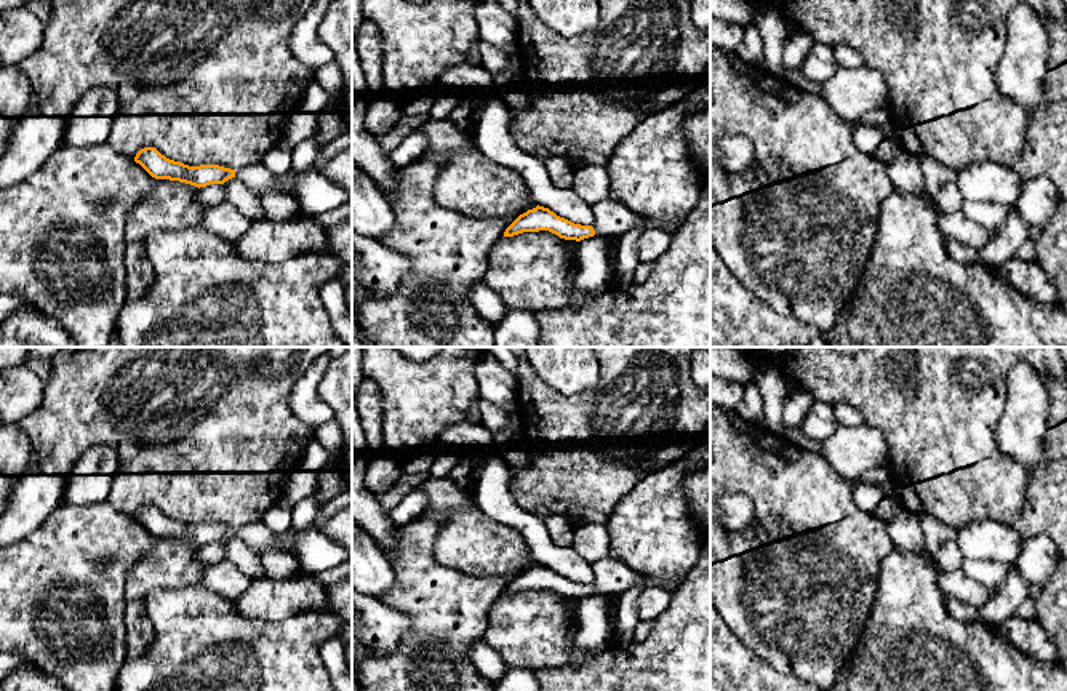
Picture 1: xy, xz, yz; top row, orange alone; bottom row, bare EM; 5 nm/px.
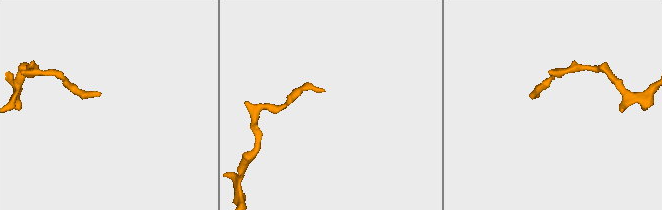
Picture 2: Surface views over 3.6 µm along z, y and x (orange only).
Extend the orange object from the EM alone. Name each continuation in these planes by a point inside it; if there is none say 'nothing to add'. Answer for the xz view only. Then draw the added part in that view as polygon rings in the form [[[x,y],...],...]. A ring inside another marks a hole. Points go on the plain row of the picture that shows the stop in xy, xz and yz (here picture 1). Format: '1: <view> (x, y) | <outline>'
1: xz (610, 576) | [[[609,555],[590,563],[590,566],[593,571],[592,585],[595,593],[601,595],[619,595],[632,585],[641,585],[645,589],[664,587],[670,592],[675,592],[681,585],[677,579],[659,581],[656,577],[637,573]]]

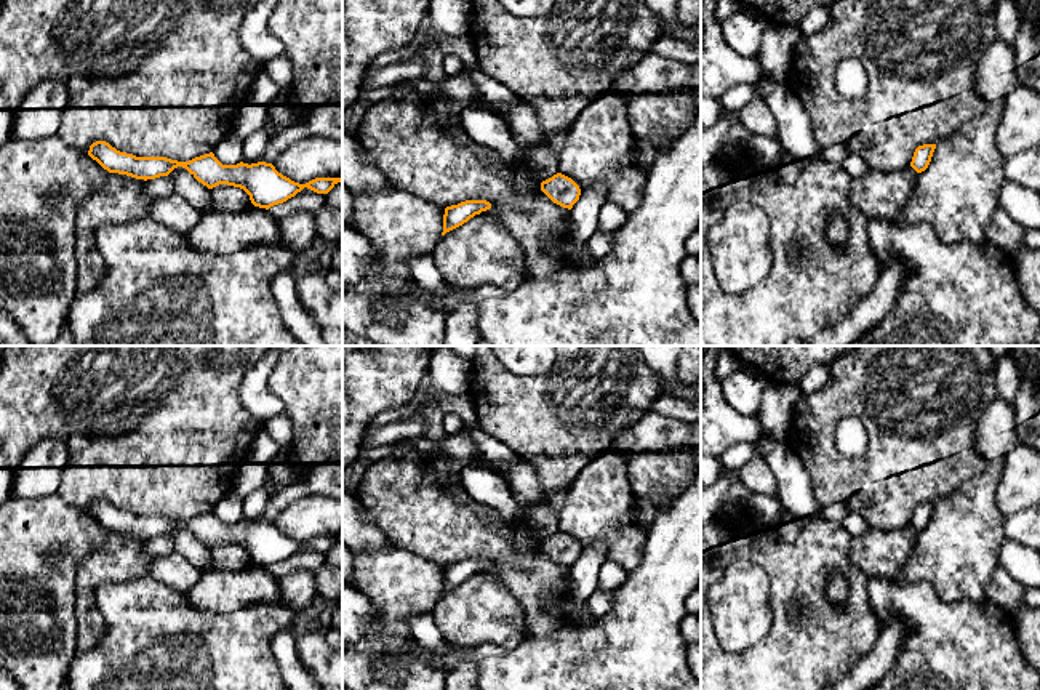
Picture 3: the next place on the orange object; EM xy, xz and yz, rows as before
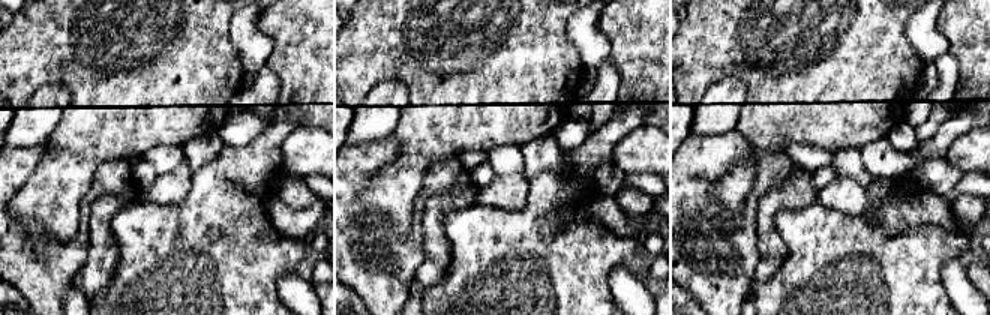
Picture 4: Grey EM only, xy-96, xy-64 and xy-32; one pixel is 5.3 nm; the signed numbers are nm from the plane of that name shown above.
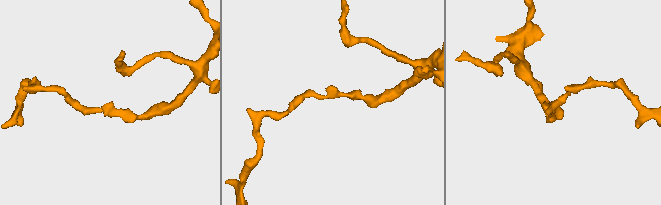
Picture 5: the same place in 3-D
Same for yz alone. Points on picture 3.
nothing to add

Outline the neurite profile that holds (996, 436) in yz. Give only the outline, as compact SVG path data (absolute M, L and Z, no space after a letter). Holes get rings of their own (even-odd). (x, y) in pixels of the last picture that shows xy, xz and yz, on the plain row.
M992 400L978 423L971 448L986 461L1003 459L1019 443L1018 424L1013 402Z

